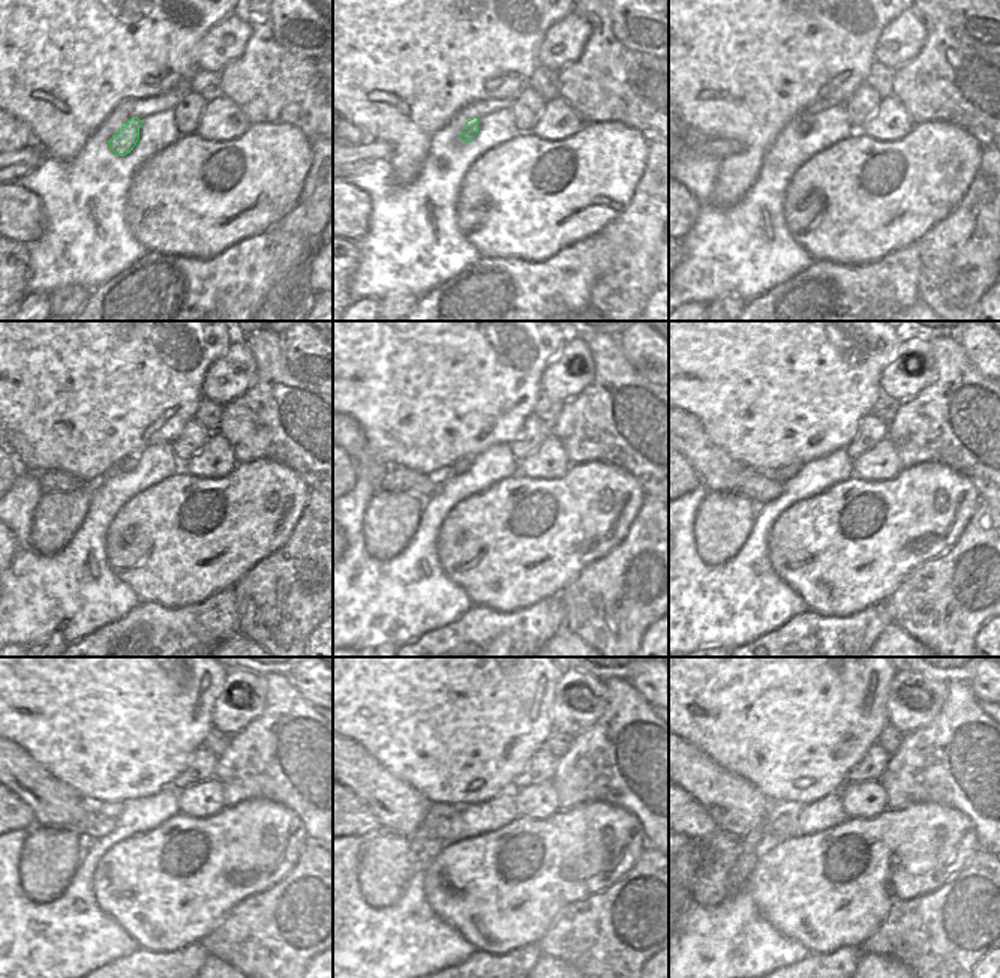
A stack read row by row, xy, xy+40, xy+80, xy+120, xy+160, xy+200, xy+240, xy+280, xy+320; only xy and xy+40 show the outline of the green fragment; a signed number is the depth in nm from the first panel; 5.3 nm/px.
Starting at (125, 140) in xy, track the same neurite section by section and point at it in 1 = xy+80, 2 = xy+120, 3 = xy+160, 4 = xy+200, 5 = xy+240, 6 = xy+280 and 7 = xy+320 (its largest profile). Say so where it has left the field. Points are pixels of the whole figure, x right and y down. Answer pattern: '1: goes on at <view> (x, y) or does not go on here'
1: goes on at xy+80 (804, 128)
2: goes on at xy+120 (128, 464)
3: goes on at xy+160 (464, 464)
4: goes on at xy+200 (789, 471)
5: goes on at xy+240 (110, 810)
6: goes on at xy+280 (437, 810)
7: goes on at xy+320 (789, 809)

